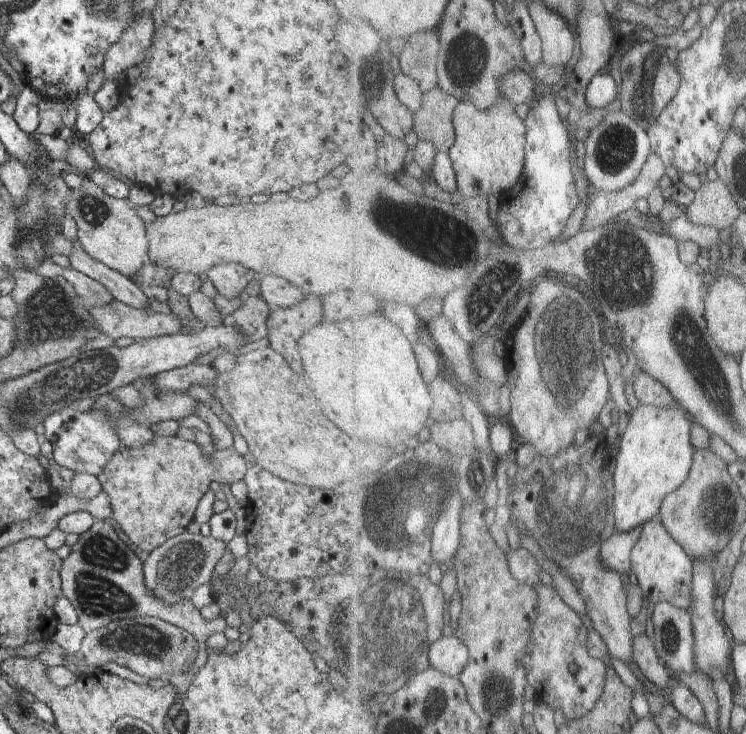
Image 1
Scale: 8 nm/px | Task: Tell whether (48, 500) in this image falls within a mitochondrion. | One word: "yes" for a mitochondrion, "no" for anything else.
no

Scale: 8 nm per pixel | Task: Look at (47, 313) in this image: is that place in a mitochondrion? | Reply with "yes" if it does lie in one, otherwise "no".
yes

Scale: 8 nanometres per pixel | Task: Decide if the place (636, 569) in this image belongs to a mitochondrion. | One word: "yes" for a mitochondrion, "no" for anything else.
no

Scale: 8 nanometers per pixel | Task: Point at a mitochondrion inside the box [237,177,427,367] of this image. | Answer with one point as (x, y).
(351, 209)

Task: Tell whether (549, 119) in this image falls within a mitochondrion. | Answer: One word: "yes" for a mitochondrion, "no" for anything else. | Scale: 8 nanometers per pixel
no

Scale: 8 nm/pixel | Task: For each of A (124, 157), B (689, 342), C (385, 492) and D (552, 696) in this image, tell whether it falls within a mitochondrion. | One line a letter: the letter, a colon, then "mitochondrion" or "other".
A: other
B: mitochondrion
C: mitochondrion
D: other

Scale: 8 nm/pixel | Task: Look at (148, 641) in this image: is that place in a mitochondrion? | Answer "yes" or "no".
yes

